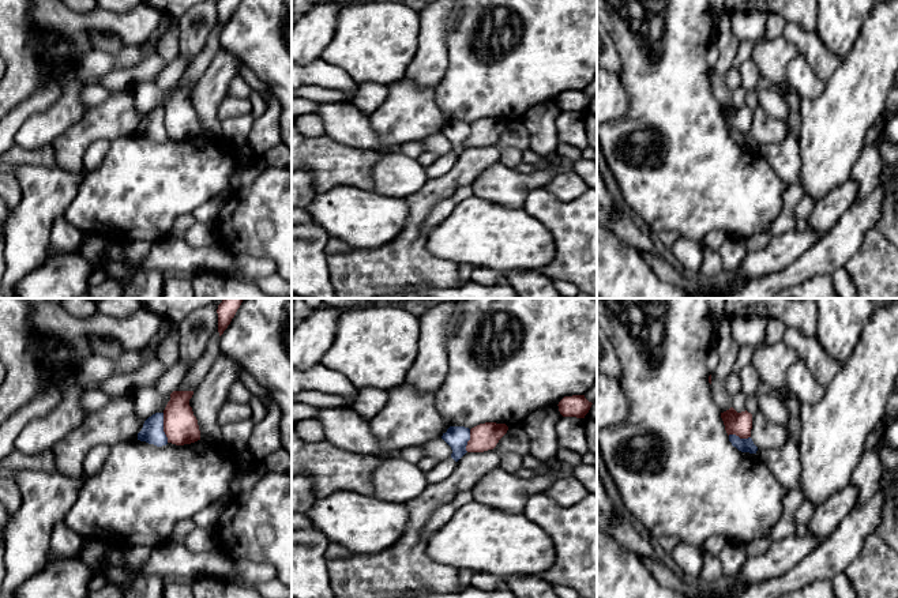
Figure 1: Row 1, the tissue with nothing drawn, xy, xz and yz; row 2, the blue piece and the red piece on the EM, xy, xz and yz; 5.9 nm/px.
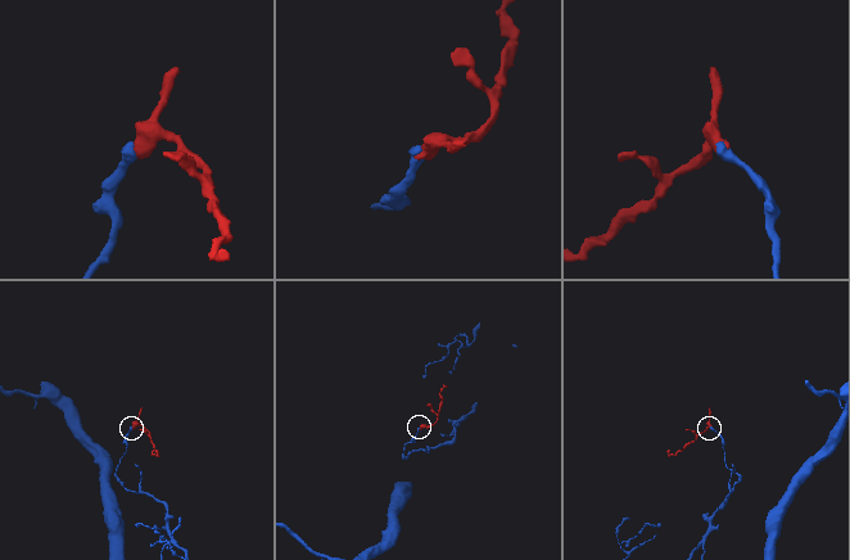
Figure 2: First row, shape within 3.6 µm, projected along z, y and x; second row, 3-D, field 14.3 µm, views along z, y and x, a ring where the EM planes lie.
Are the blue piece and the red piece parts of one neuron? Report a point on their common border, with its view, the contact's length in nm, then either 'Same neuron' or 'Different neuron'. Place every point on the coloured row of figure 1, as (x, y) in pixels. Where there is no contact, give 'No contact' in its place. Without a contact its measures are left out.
Touches blue at xy (162, 428). Shared border 180 nm. Different neuron

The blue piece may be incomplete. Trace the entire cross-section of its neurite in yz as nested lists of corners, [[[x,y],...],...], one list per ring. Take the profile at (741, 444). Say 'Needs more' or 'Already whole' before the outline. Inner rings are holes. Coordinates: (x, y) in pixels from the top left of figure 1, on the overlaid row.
Already whole. [[[729,435],[729,441],[741,452],[756,454],[758,447],[754,444],[752,439],[740,439],[736,435]]]

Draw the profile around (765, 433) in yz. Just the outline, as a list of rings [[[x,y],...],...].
[[[760,410],[752,414],[751,439],[760,448],[779,448],[788,439],[788,428],[769,421]]]

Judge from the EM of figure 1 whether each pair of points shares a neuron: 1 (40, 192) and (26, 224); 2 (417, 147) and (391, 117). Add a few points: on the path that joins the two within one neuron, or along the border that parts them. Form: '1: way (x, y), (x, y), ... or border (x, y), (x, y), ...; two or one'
1: way (40, 200), (40, 207), (34, 215); one
2: border (419, 140), (410, 140), (401, 146); two

